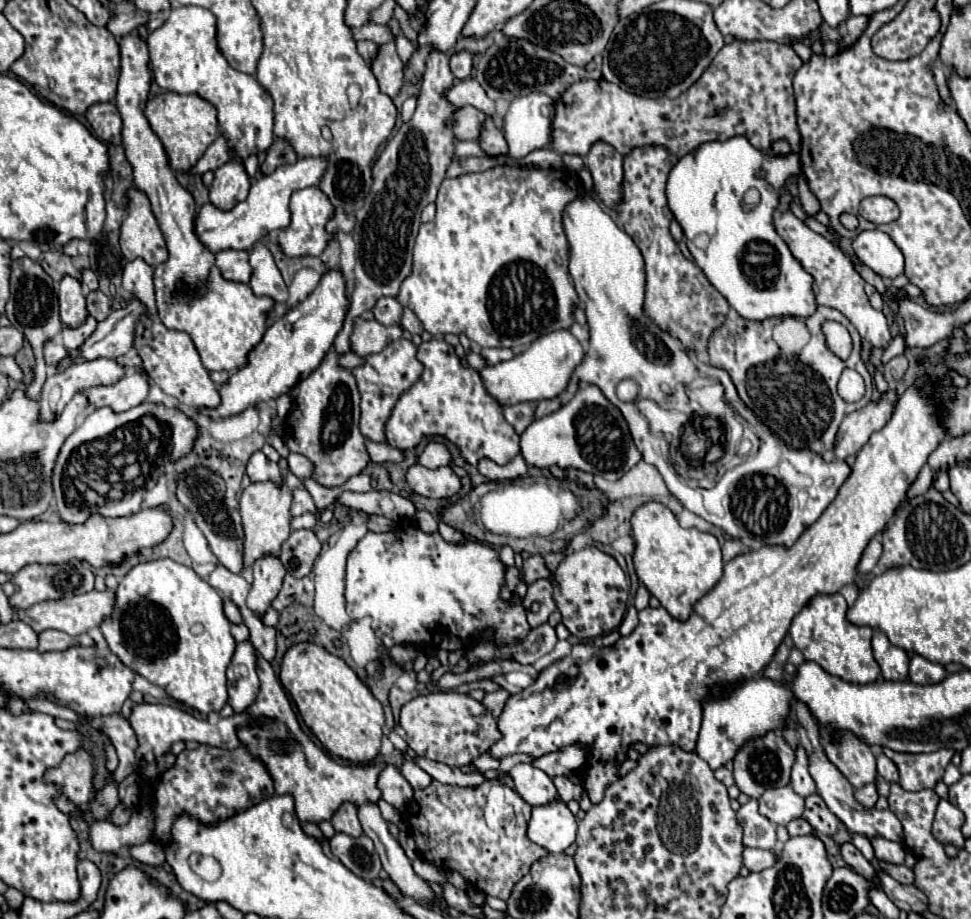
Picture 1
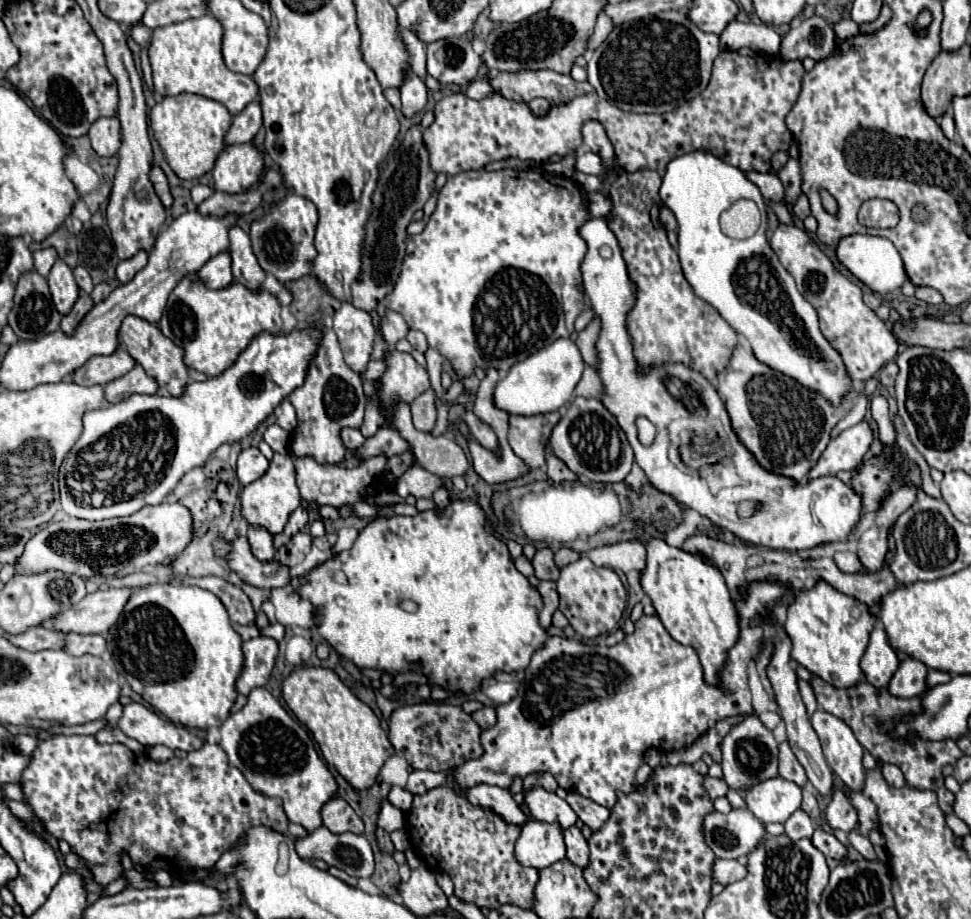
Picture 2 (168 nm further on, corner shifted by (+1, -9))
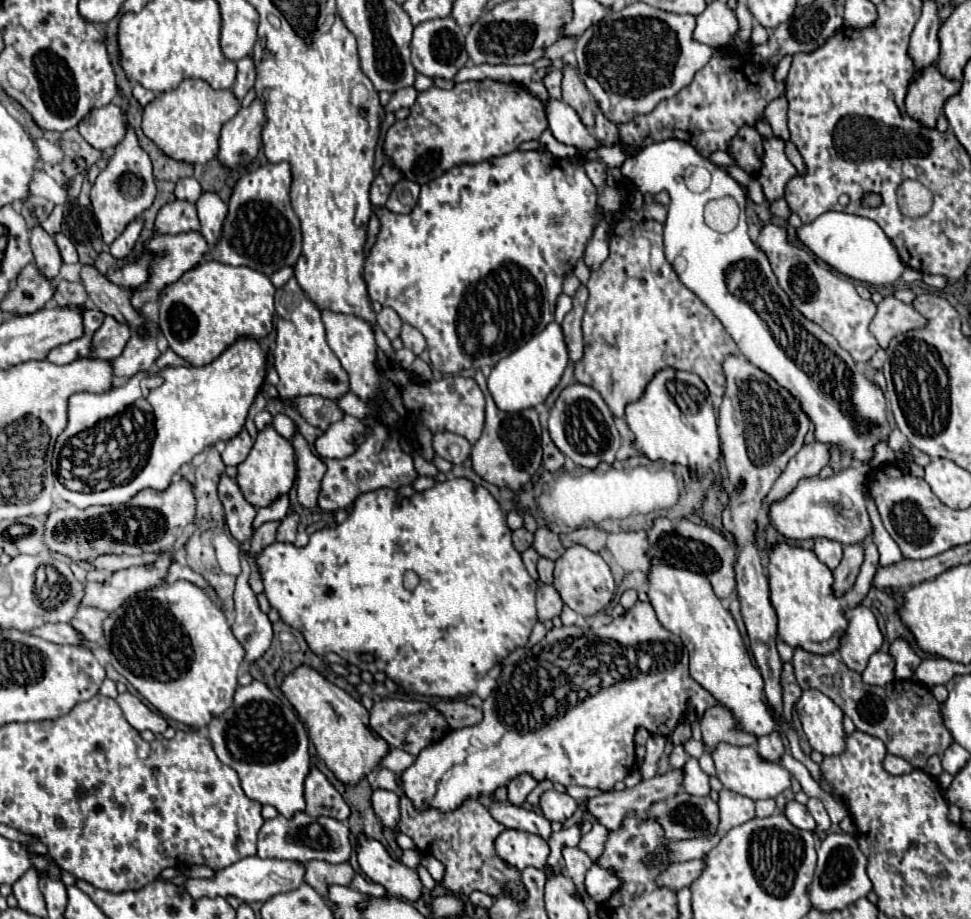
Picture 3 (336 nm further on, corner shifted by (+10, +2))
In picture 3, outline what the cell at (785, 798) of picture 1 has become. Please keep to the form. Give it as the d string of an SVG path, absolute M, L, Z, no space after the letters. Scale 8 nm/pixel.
M719 744L715 750L711 750L707 746L705 746L705 750L711 752L711 756L715 760L721 784L741 796L747 796L751 800L769 800L769 798L777 798L783 790L791 788L791 774L783 766L763 760L759 756L759 752L751 746L739 748L739 746L731 746L731 744Z

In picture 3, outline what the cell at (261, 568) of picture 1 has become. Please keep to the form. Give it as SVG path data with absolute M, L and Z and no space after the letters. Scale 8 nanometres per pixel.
M223 476L219 482L219 498L225 508L225 520L231 536L239 542L251 540L257 510L243 498L237 482L231 480L229 476Z

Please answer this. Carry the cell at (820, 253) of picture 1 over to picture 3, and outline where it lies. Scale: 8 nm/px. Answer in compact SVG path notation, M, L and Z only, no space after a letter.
M765 224L757 246L767 254L771 268L781 284L781 288L789 294L793 306L809 320L817 322L823 330L837 338L837 342L853 356L855 362L869 362L871 356L879 350L879 342L871 336L869 324L877 312L873 300L863 300L851 280L839 276L831 268L817 266L815 258L805 250L789 242L787 228L777 224Z

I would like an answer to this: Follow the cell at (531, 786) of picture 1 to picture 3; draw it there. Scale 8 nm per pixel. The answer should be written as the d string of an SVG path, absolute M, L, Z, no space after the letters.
M547 790L539 798L539 808L549 822L555 822L555 820L565 822L577 810L577 802L569 794L561 794L557 790Z

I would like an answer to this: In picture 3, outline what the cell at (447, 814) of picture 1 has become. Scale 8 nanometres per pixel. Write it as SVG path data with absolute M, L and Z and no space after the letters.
M401 796L399 806L399 832L407 834L421 854L429 854L445 864L441 886L445 886L449 892L457 896L469 896L473 890L479 890L493 898L511 896L513 900L527 900L529 894L521 880L521 872L503 862L495 852L495 836L499 836L505 828L491 818L481 800L467 798L453 812L439 812L435 808L427 808L427 812L415 812L415 806L411 800L407 800L407 796Z

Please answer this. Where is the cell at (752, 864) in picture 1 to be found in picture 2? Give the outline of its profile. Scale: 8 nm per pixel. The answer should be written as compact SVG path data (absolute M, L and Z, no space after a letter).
M716 859L712 865L712 881L720 885L734 883L744 877L744 863L738 859Z

